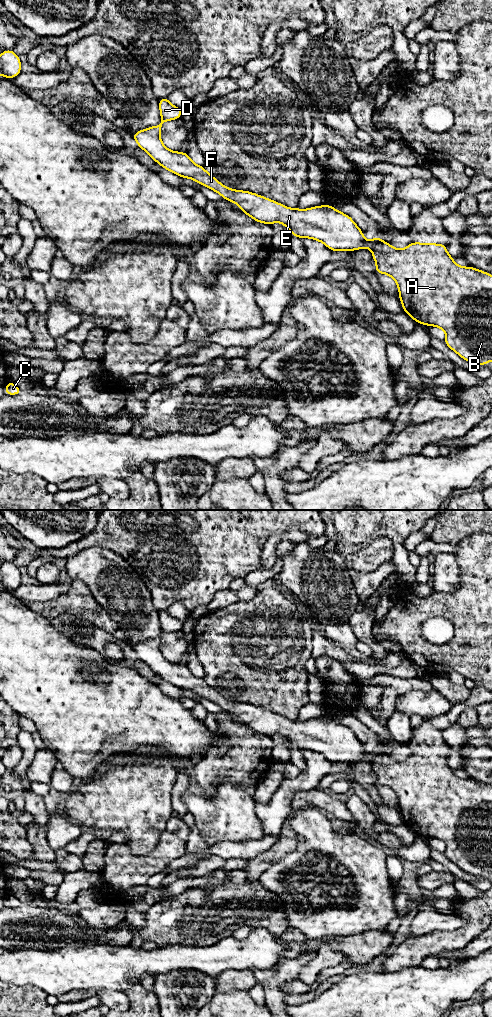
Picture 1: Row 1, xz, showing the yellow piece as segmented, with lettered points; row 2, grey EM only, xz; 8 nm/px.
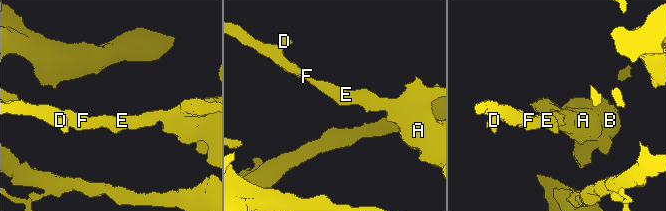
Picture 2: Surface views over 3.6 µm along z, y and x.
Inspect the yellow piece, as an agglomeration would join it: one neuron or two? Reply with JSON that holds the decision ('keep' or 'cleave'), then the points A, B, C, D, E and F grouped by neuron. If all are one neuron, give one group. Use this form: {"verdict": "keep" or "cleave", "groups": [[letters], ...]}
{"verdict": "cleave", "groups": [["A", "B"], ["C", "D", "E", "F"]]}

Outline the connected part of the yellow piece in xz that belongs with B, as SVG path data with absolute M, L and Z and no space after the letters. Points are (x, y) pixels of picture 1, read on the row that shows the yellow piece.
M381 239L372 249L376 262L375 273L391 276L398 286L403 311L417 323L436 326L446 333L444 343L461 358L485 366L492 361L492 275L473 267L461 267L454 262L446 244L412 242L404 249L396 249Z

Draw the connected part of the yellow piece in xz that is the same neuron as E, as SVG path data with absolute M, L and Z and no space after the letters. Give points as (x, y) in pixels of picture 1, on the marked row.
M167 97L159 99L161 123L132 135L138 146L168 171L197 181L200 185L220 194L225 200L236 203L242 212L258 223L282 223L295 237L322 242L331 251L373 249L379 236L367 241L363 232L349 215L325 204L301 210L288 208L261 195L230 189L210 175L203 166L196 165L186 152L171 151L160 138L162 124L181 118L183 110L172 105Z

